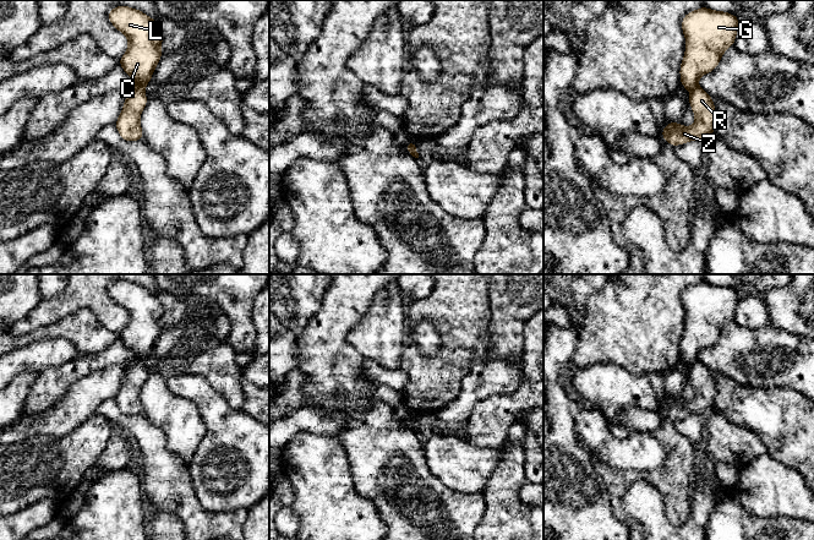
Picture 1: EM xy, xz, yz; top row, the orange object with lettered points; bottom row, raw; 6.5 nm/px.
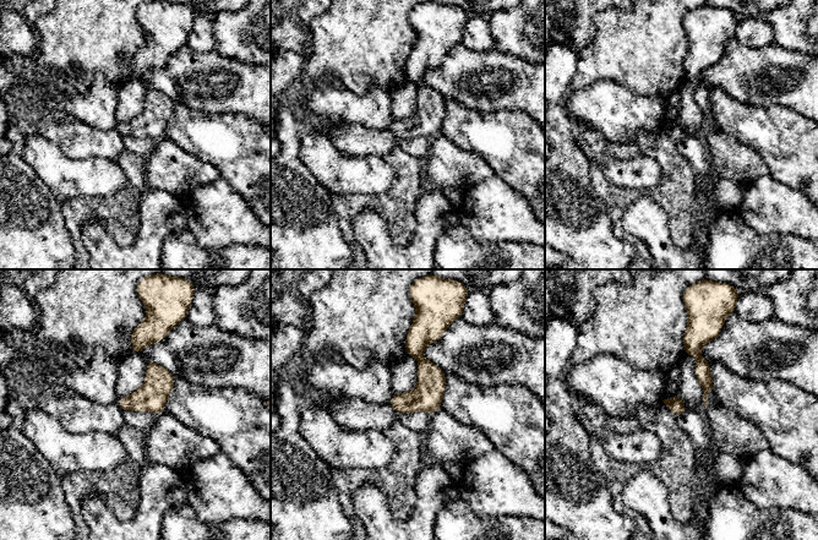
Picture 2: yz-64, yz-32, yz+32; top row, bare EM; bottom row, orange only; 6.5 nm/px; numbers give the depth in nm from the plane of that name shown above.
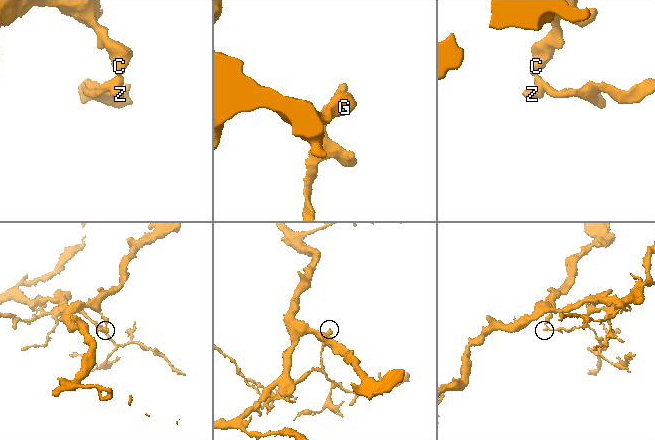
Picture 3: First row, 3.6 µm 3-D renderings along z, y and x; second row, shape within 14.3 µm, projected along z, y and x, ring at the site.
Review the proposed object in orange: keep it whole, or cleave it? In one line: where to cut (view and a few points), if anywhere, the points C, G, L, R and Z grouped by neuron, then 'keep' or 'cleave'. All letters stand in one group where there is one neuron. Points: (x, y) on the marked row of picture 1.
xy (135, 86), (142, 87) | C G L / R Z | cleave

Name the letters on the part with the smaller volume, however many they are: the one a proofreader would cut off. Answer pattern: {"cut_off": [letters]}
{"cut_off": ["R", "Z"]}

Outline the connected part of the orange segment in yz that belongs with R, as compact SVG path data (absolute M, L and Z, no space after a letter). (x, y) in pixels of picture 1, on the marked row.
M696 86L692 89L689 105L695 115L695 124L692 127L684 127L679 122L667 122L666 127L661 131L661 136L672 147L692 140L704 143L714 135L716 111L712 97Z

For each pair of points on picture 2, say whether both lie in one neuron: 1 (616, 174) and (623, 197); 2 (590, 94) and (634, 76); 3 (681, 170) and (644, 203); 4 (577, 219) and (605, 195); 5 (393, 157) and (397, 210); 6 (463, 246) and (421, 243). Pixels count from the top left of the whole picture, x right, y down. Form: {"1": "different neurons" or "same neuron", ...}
{"1": "different neurons", "2": "different neurons", "3": "different neurons", "4": "different neurons", "5": "same neuron", "6": "different neurons"}

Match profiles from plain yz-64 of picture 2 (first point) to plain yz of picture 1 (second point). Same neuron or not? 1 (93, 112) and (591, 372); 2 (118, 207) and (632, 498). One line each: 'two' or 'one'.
1: one
2: two

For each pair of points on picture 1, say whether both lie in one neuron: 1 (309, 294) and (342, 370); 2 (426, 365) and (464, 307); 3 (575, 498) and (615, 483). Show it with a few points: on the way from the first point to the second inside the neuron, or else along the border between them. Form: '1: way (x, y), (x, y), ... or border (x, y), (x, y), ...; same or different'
1: border (327, 287), (320, 310), (309, 321), (300, 336); different
2: way (442, 355), (463, 334), (463, 323); same
3: border (593, 461), (593, 467), (611, 498), (615, 514); different

